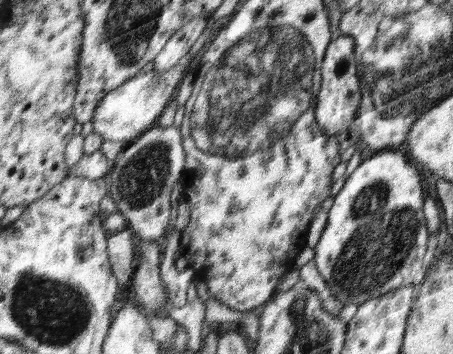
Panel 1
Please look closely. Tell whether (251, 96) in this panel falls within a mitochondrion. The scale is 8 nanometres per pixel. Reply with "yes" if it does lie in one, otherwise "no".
yes

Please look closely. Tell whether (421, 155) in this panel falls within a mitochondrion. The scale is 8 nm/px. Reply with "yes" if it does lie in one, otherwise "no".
no

